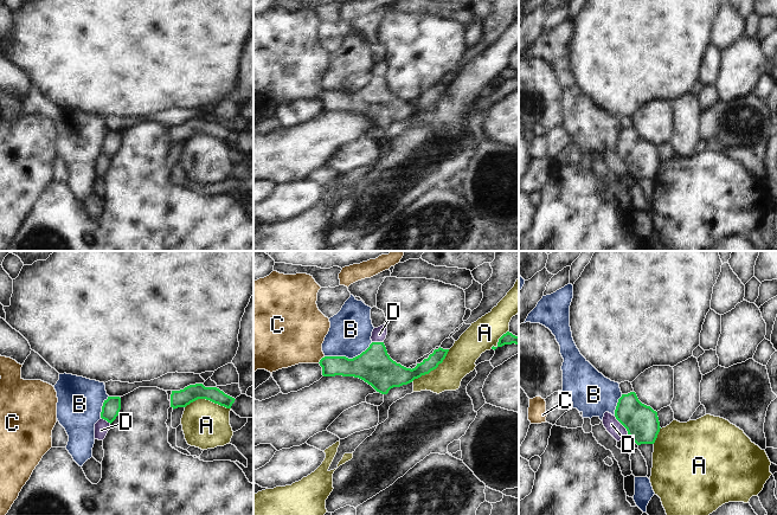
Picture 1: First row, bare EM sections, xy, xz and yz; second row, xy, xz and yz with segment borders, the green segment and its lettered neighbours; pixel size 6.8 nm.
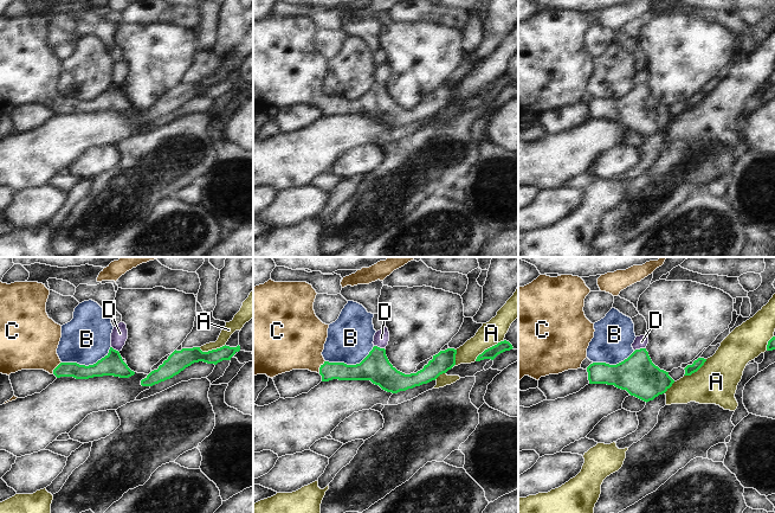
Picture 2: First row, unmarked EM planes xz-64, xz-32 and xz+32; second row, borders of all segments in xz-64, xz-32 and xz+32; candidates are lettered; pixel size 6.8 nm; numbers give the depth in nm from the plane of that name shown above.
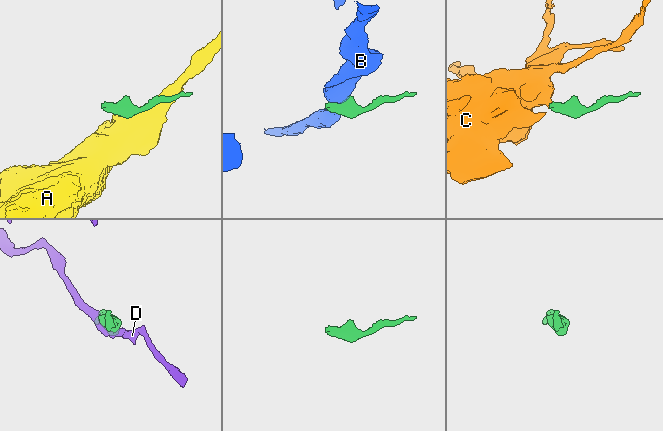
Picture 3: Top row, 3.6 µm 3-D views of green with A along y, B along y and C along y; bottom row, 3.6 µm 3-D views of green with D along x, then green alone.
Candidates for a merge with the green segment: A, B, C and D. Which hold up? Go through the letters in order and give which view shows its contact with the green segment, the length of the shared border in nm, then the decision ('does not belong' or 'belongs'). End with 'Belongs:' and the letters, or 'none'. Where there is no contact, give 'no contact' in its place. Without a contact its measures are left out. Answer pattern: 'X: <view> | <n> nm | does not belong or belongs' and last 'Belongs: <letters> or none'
A: xy | 320 nm | does not belong
B: xz | 340 nm | does not belong
C: xz | 70 nm | belongs
D: yz | 200 nm | does not belong
Belongs: C

